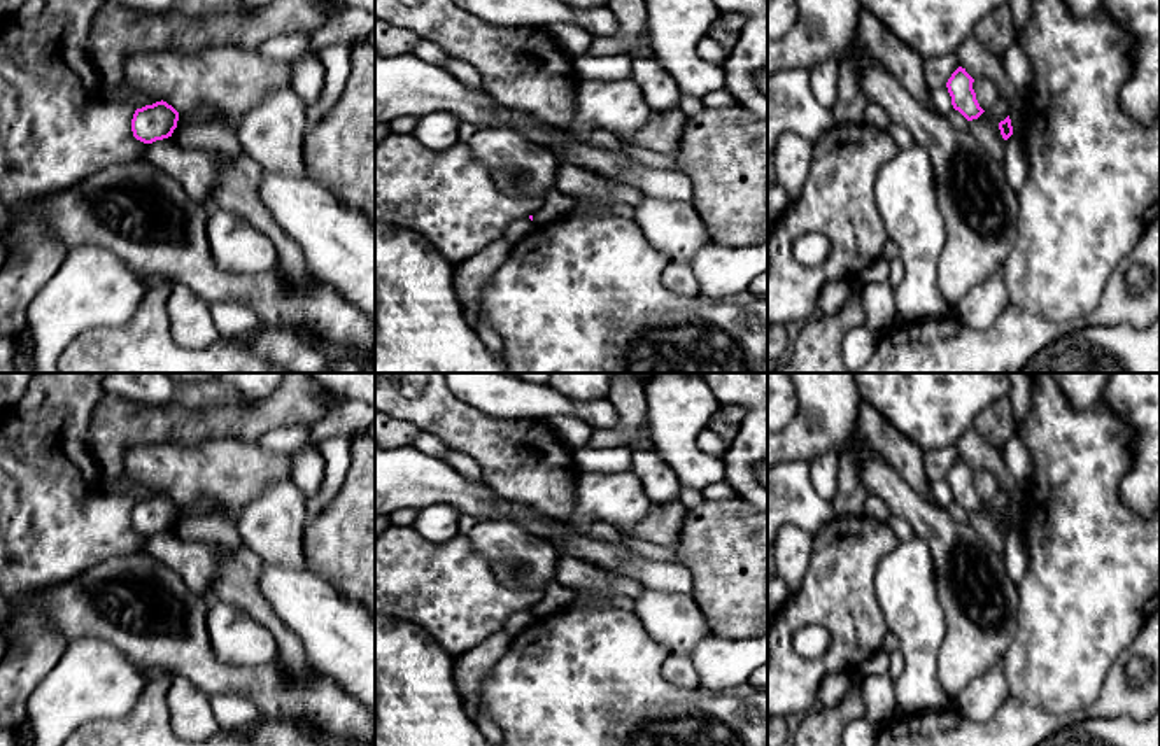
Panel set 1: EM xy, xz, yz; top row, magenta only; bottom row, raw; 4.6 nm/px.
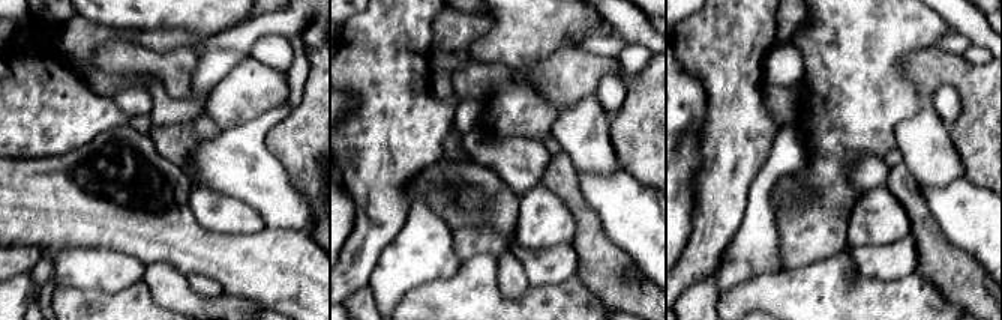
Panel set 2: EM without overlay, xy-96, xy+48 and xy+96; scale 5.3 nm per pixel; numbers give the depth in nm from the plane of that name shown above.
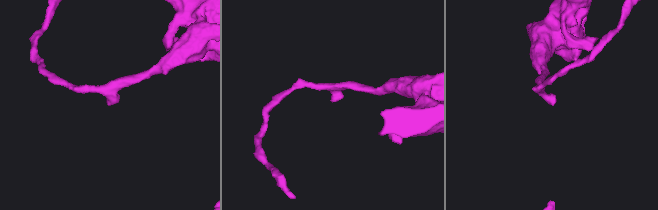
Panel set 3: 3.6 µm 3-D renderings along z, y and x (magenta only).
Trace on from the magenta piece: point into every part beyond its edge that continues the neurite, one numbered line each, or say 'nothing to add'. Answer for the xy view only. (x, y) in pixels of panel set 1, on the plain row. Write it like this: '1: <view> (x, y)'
nothing to add

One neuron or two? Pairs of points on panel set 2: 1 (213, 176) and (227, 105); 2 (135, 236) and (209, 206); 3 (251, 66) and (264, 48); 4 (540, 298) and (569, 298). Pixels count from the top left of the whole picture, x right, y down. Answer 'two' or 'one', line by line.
1: two
2: two
3: two
4: one

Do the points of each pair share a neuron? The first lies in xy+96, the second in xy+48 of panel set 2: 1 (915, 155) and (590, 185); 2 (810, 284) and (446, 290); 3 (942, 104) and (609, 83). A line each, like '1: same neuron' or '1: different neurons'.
1: different neurons
2: same neuron
3: same neuron

